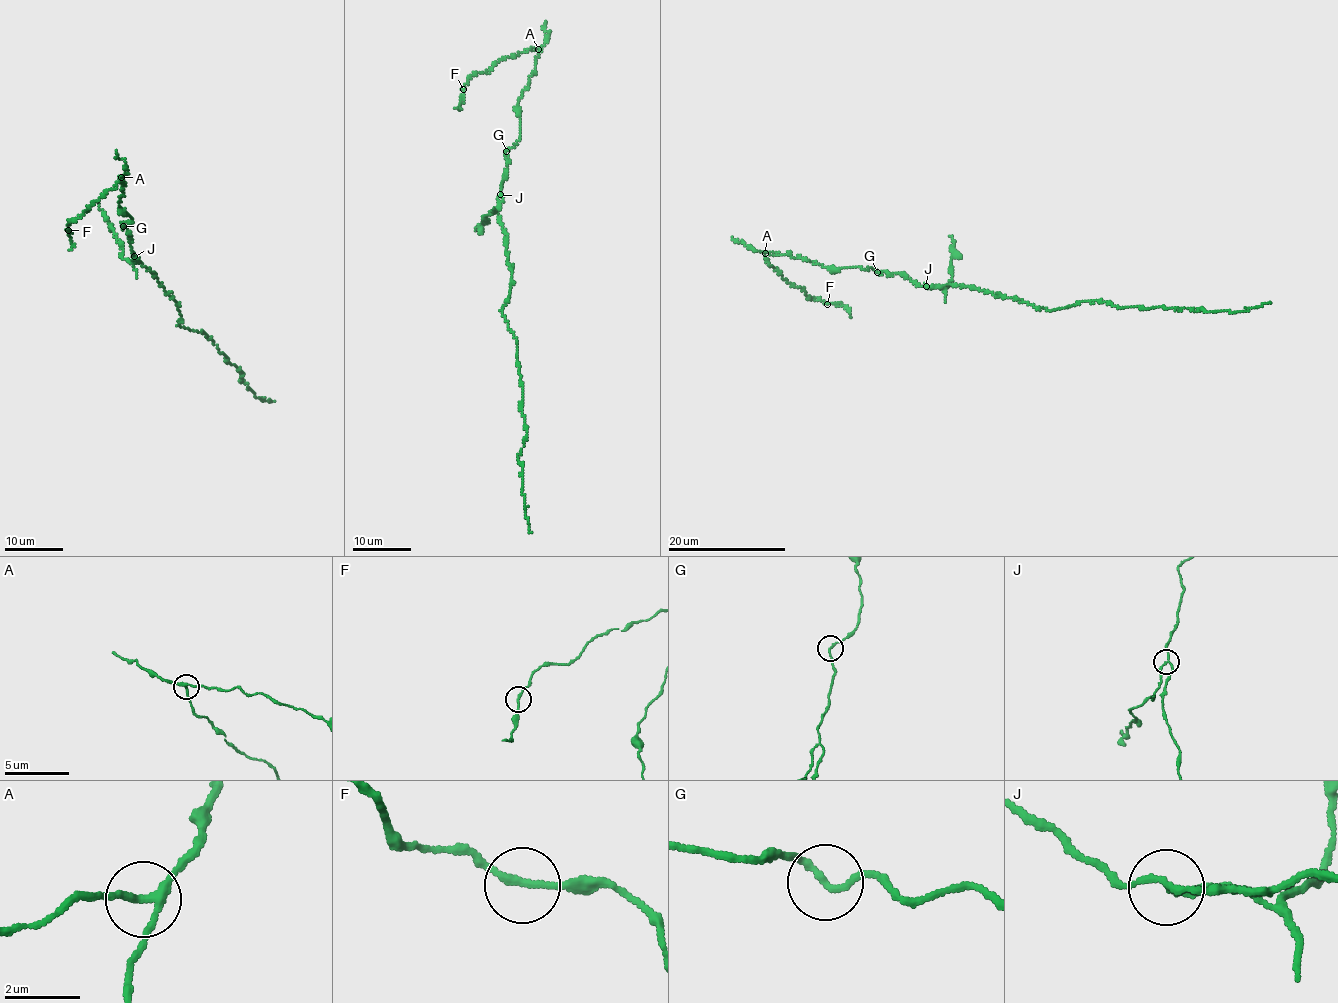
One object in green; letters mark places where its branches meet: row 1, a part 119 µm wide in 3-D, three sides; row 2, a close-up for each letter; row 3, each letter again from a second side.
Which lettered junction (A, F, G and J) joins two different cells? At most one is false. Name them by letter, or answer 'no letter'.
J

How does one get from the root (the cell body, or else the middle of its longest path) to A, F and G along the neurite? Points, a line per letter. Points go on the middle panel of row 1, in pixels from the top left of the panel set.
A: (506, 232), (498, 213), (498, 196), (508, 160), (506, 150), (519, 139), (517, 100), (536, 68), (538, 49)
F: (506, 232), (498, 213), (506, 150), (519, 139), (517, 100), (539, 51), (503, 58), (463, 89)
G: (506, 232), (498, 213), (498, 196), (508, 160), (506, 150)

